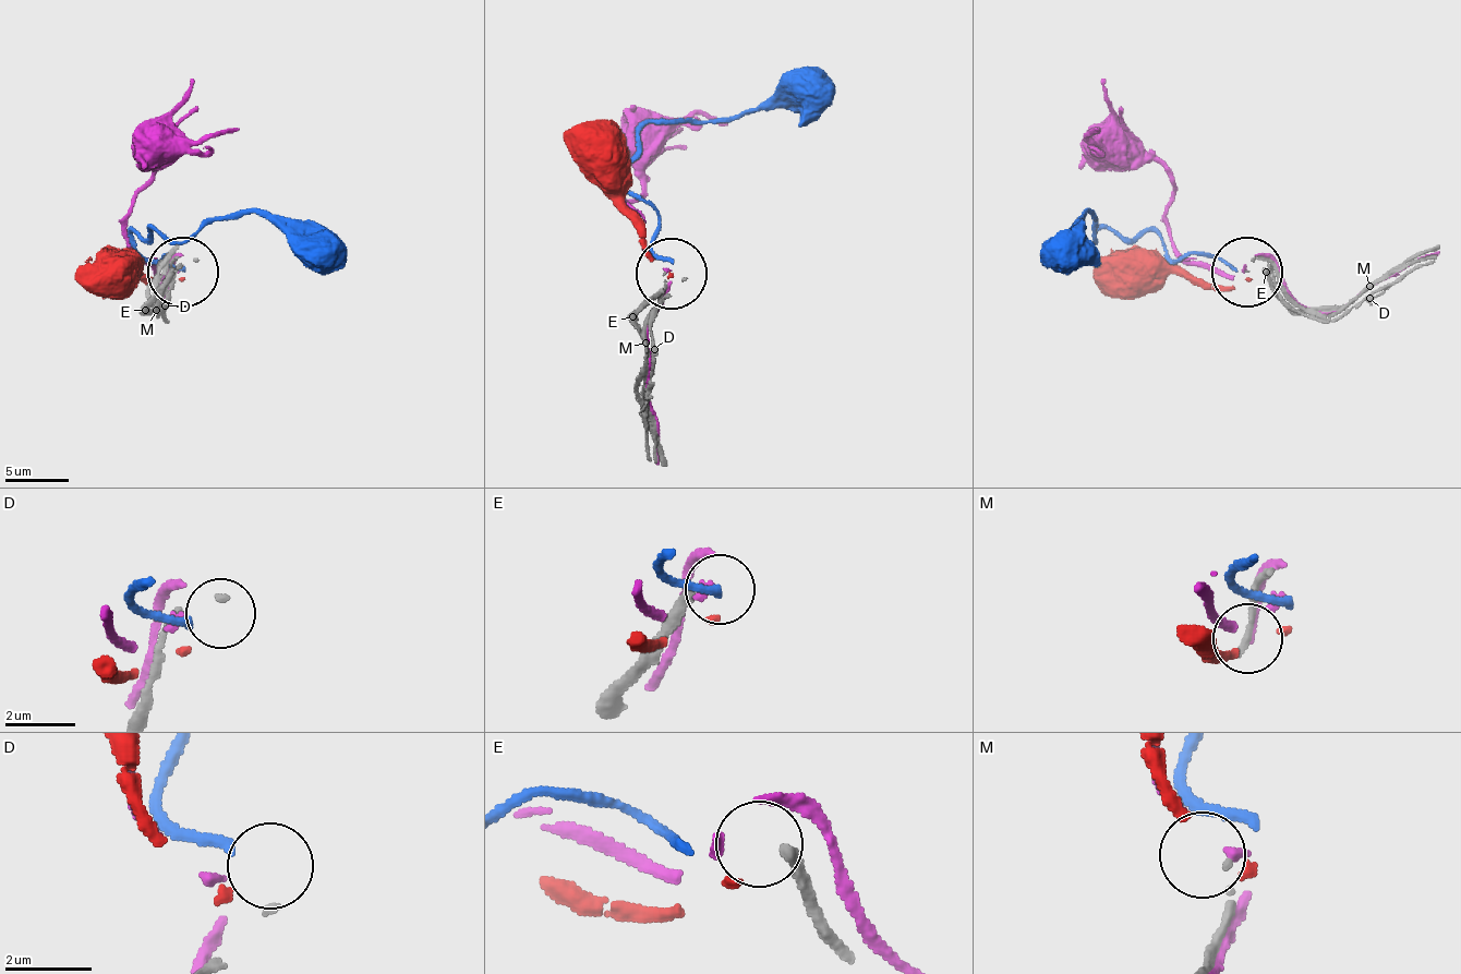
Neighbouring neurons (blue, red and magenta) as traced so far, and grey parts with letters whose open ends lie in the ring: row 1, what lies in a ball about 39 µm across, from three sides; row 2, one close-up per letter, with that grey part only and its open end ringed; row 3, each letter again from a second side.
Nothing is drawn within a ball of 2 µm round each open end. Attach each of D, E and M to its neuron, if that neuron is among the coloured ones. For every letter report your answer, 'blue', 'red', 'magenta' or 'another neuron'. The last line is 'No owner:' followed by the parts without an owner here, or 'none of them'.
D: blue
E: red
M: another neuron
No owner: M

